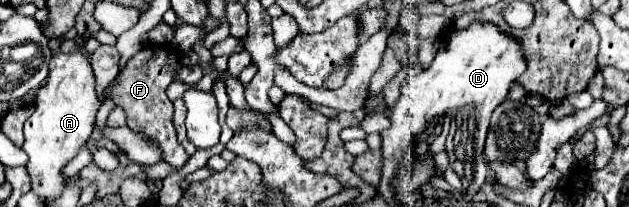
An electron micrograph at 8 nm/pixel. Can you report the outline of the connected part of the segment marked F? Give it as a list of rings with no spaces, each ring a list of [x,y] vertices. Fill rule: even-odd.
[[[148,45],[126,63],[126,67],[118,75],[118,83],[110,91],[110,99],[126,111],[126,125],[132,131],[138,131],[138,133],[146,135],[150,141],[154,141],[160,147],[160,151],[166,155],[166,157],[162,157],[162,161],[172,167],[178,167],[178,169],[190,157],[186,155],[184,147],[178,143],[176,129],[172,123],[174,107],[172,107],[172,101],[166,99],[164,91],[172,83],[172,79],[180,67],[182,67],[182,63],[180,63],[180,55],[176,51],[170,51],[170,47],[168,47],[168,53],[166,53],[164,47]]]

